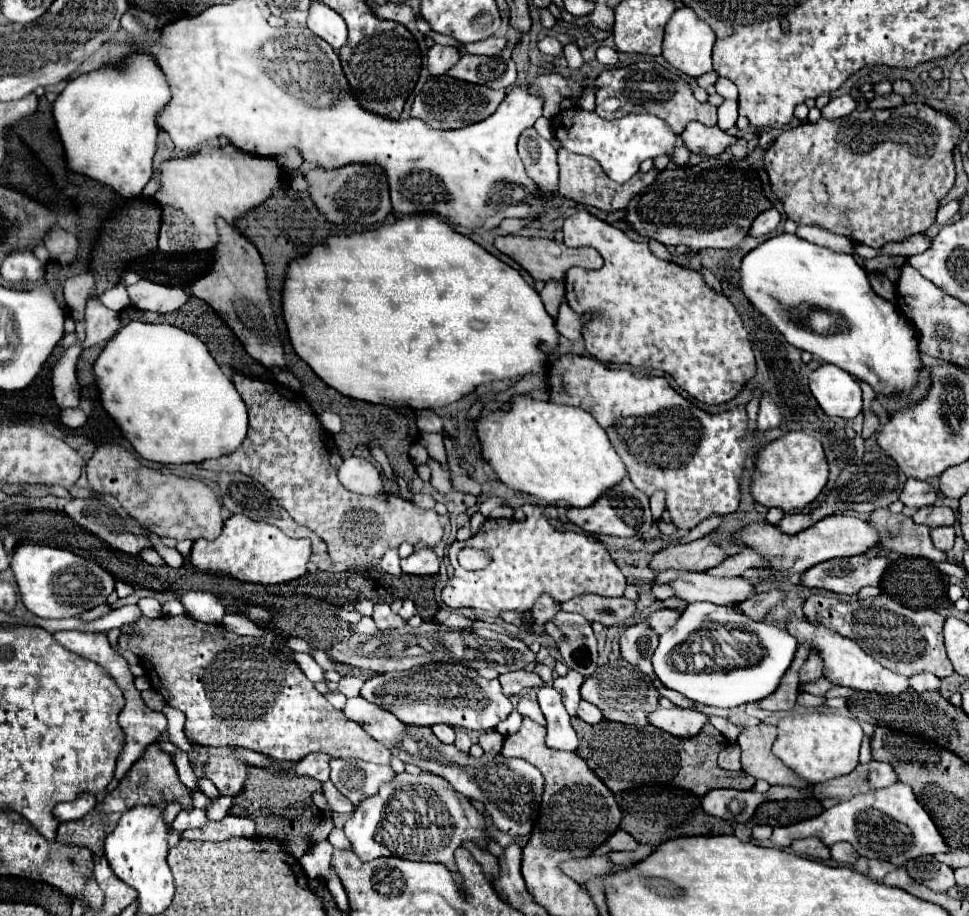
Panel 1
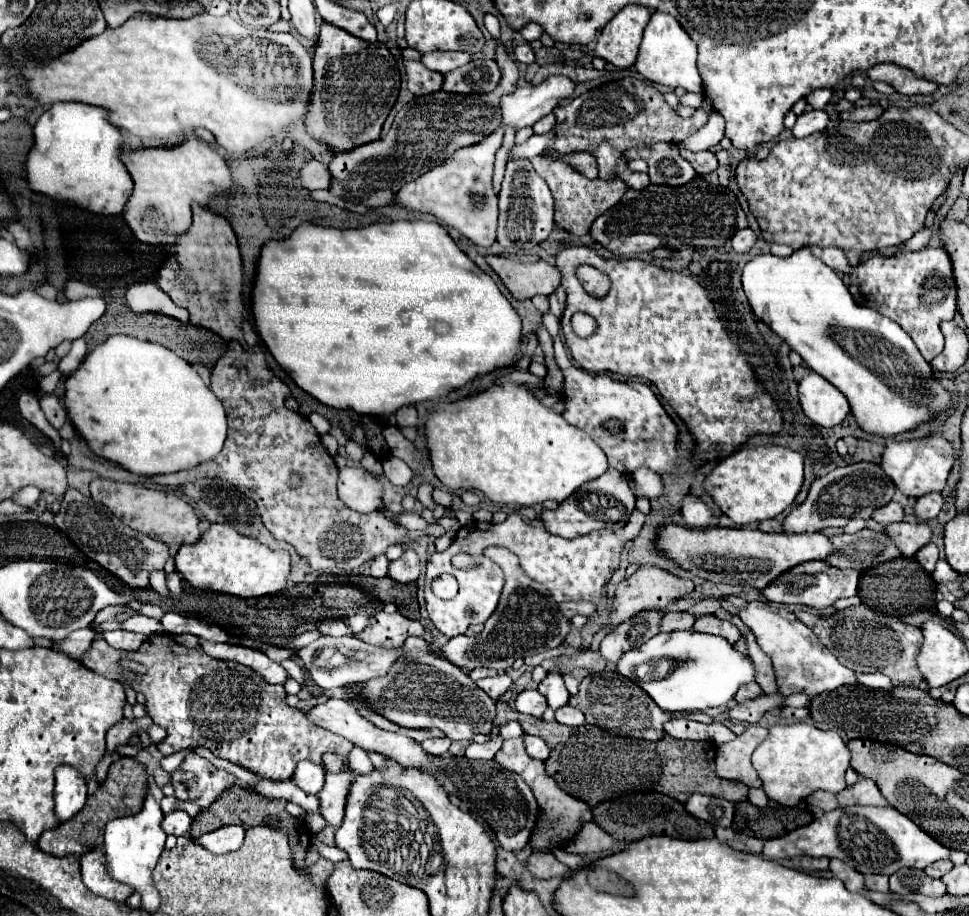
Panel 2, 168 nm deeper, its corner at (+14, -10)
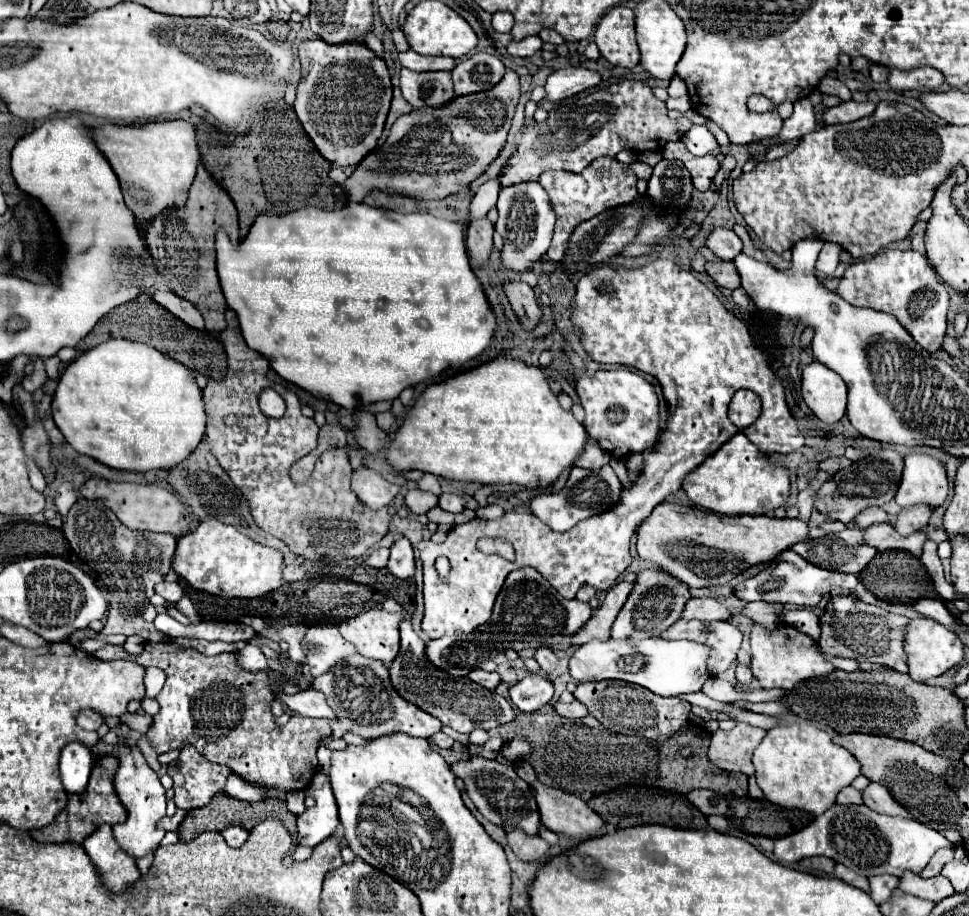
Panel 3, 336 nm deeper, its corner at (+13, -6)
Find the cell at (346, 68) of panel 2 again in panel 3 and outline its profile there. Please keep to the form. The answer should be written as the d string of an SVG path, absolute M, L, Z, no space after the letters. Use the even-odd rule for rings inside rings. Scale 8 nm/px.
M323 39L299 45L303 77L297 87L295 113L317 151L339 167L357 165L381 137L389 105L391 75L381 57L363 43L329 45Z

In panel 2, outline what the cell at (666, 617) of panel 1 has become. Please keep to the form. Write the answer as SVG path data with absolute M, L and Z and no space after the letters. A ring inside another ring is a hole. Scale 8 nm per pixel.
M668 611L660 621L660 631L684 631L690 629L696 621L696 615L688 611Z

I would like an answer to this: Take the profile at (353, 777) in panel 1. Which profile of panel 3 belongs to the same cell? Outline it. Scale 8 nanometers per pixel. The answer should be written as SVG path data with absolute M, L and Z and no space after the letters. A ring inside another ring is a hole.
M329 781L323 787L307 787L307 793L315 799L315 807L297 817L297 833L301 845L315 847L333 835L339 825L339 813Z

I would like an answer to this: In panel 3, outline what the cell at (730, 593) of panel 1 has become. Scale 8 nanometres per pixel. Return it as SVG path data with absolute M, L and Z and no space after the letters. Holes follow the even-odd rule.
M755 623L751 629L751 651L751 671L763 689L793 689L795 683L815 679L819 675L829 675L829 671L835 671L835 665L825 659L823 651L819 649L819 643L811 635L787 623L779 623L771 629Z

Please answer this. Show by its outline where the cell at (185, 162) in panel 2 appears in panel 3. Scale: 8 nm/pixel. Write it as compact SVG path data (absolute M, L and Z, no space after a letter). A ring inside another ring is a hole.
M161 121L141 127L103 125L99 129L93 129L93 139L117 173L125 195L125 205L133 211L137 221L149 223L163 211L185 205L201 159L197 131L191 123Z

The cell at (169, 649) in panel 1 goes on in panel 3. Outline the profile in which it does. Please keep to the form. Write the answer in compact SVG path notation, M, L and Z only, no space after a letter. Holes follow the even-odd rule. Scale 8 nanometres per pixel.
M163 641L163 643L145 643L143 653L139 655L131 655L121 645L111 645L111 643L99 647L91 655L103 661L111 661L111 657L133 657L141 665L155 665L165 671L167 681L161 693L155 697L157 703L161 705L161 711L153 717L153 727L147 731L147 739L159 755L171 749L183 749L185 745L195 745L205 759L219 765L227 765L233 773L241 775L243 779L259 785L279 787L283 791L305 789L309 785L309 779L317 771L315 751L319 747L319 741L331 735L331 727L327 719L307 717L301 721L289 721L285 727L277 727L275 717L271 715L271 701L275 699L275 693L271 691L269 675L243 671L235 663L233 653L219 653L215 657L205 657L199 651L179 649L173 643Z

